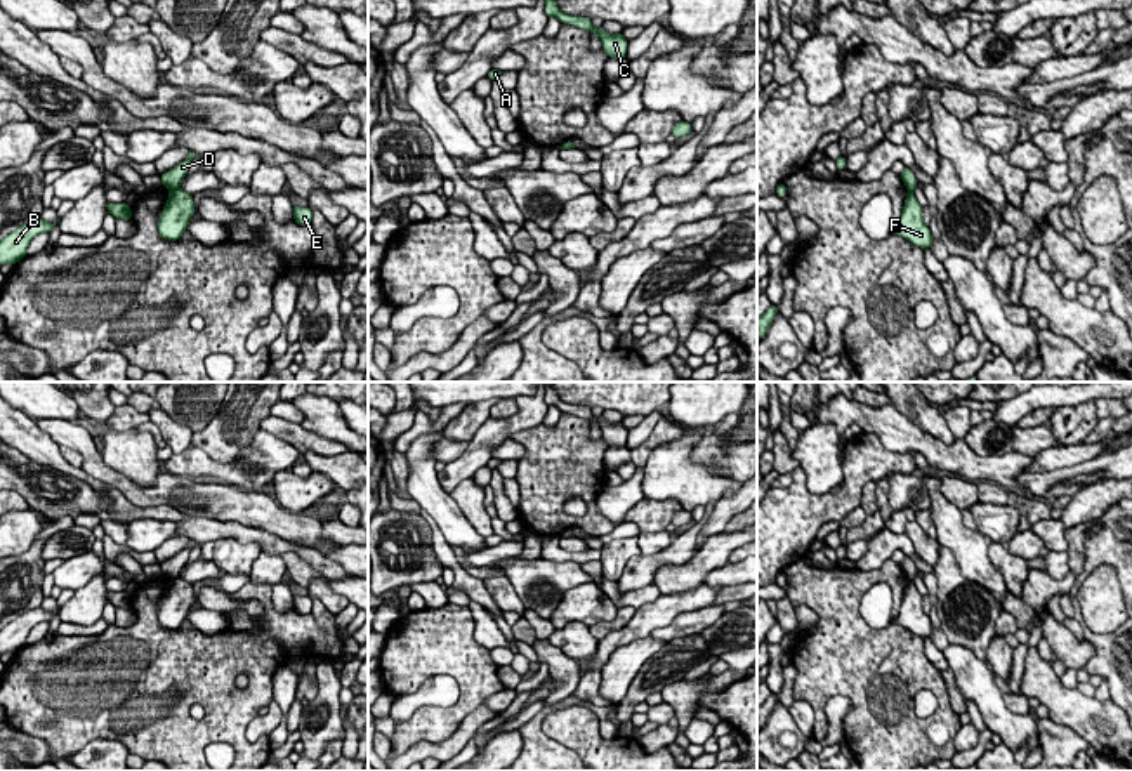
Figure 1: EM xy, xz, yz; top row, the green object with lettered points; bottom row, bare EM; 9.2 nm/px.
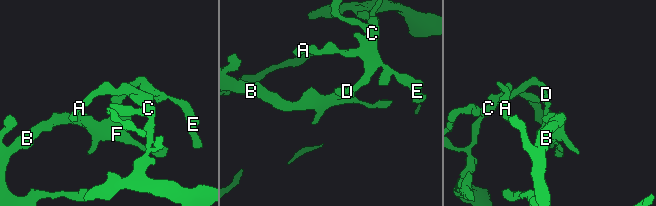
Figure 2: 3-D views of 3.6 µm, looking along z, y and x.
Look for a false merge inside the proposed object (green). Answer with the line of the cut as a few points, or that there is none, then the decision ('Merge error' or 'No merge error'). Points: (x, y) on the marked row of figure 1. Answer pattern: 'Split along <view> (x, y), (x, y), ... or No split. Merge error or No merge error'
Split along xy (179, 188), (172, 191). Merge error

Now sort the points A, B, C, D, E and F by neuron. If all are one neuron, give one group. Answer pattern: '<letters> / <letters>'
A C D E / B F

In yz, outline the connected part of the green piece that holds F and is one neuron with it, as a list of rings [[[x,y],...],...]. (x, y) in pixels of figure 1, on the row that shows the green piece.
[[[908,191],[901,221],[896,233],[906,238],[910,243],[920,247],[922,250],[931,248],[932,234],[929,226],[924,222],[922,207],[915,198],[913,191]]]

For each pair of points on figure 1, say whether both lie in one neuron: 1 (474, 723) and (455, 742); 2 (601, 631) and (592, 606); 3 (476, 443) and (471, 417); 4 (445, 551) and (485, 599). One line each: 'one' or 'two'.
1: one
2: two
3: two
4: one

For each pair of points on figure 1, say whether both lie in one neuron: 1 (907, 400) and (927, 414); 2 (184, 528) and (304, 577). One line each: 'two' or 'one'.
1: one
2: two

